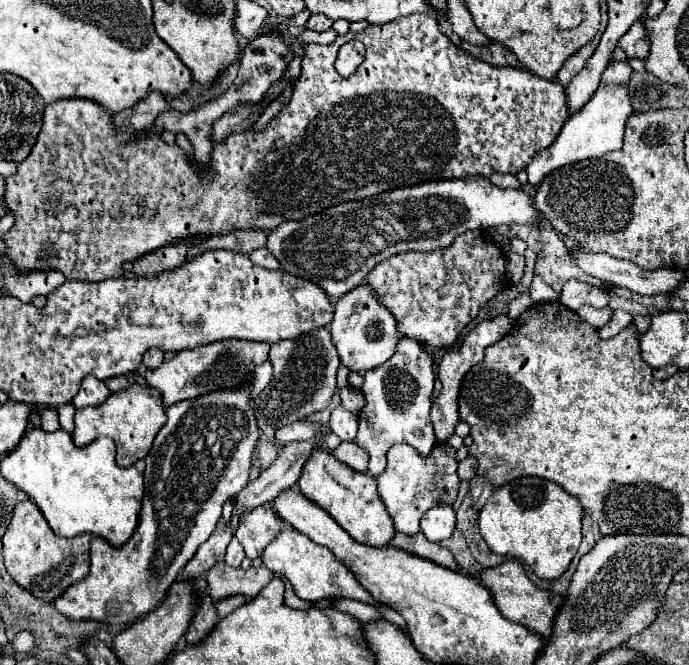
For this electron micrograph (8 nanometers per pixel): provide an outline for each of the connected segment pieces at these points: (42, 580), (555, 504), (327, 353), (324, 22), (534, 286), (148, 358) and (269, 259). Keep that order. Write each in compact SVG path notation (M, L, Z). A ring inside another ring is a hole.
M24 500L14 508L12 522L8 524L6 534L2 538L4 566L18 586L26 588L36 598L54 604L54 600L60 598L70 584L86 578L86 574L90 572L90 560L88 560L90 540L92 540L90 534L80 534L74 538L58 538L50 530L38 506L30 500Z
M526 476L496 488L480 512L478 524L492 552L526 562L538 578L556 580L578 552L582 514L578 498L570 496L562 486L538 476Z
M318 328L294 340L282 340L272 344L268 360L274 368L272 380L258 394L252 408L256 412L260 432L274 440L276 428L296 420L304 420L308 414L324 410L330 404L332 394L336 392L336 372L340 368L340 358L332 344L330 330Z
M310 14L310 18L308 18L308 22L306 22L304 28L308 28L308 30L316 30L316 32L322 32L322 30L332 28L332 20L326 18L326 16L322 16L322 14Z
M534 275L529 287L532 304L554 303L559 301L559 294L550 288L538 275Z
M150 348L146 354L144 354L144 364L146 364L146 368L150 368L150 370L154 370L154 368L158 368L160 364L162 364L162 360L164 360L164 354L158 350L158 348Z
M260 248L260 250L254 250L250 254L250 260L256 264L256 266L262 266L262 268L268 268L268 270L278 270L280 264L278 260L270 254L268 248Z

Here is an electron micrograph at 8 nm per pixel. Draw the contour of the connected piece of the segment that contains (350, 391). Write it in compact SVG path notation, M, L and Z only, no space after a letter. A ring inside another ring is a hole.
M344 386L344 388L340 390L340 400L342 400L342 406L344 406L346 410L354 412L354 414L358 414L358 412L362 410L362 406L364 406L364 396L362 396L362 392L356 390L356 388L352 388L352 386Z

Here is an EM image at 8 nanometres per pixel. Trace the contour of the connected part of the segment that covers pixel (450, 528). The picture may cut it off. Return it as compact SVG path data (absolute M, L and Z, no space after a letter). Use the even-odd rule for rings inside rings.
M432 506L420 520L420 530L432 542L442 542L452 536L456 528L456 514L452 506Z

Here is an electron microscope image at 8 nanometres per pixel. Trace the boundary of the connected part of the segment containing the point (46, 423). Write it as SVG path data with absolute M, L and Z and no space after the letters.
M48 408L48 410L42 412L42 424L40 424L40 428L44 428L44 432L56 432L56 430L60 428L56 410L50 410L50 408Z

